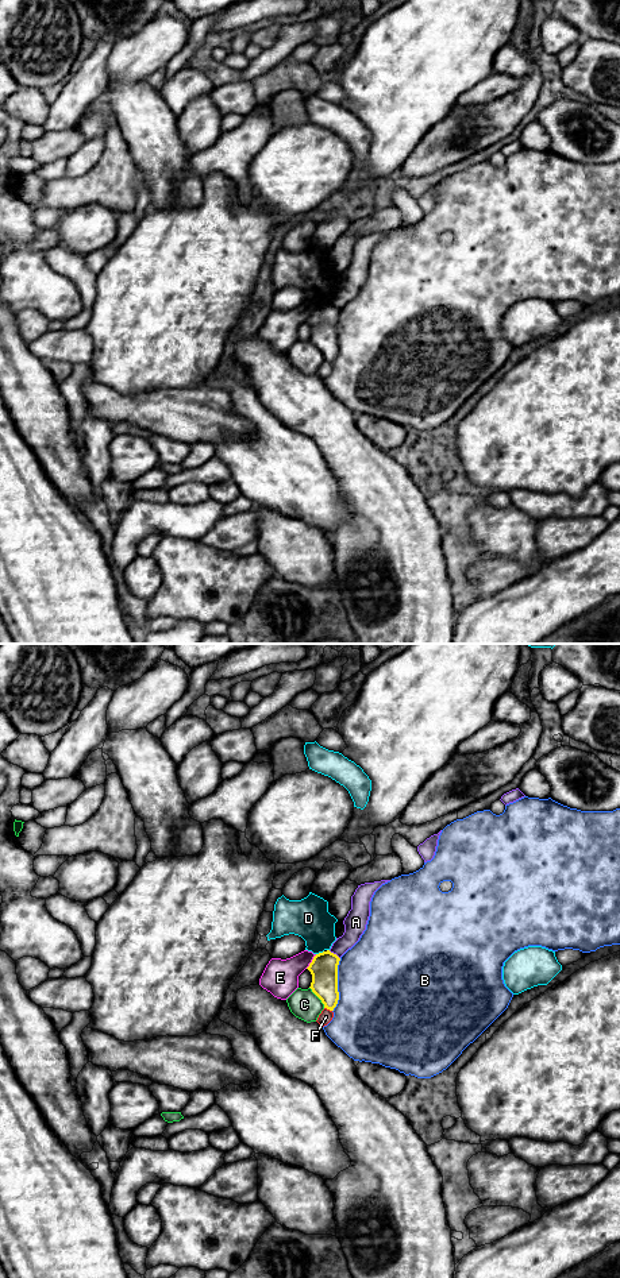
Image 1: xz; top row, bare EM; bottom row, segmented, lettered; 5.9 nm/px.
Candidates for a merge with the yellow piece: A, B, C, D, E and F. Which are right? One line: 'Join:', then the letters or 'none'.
Join: none

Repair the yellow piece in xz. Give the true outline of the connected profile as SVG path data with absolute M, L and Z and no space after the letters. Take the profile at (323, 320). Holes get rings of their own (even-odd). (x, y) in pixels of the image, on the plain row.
M330 302L313 309L307 320L312 327L311 341L321 352L324 360L334 363L339 352L338 317L340 310Z

